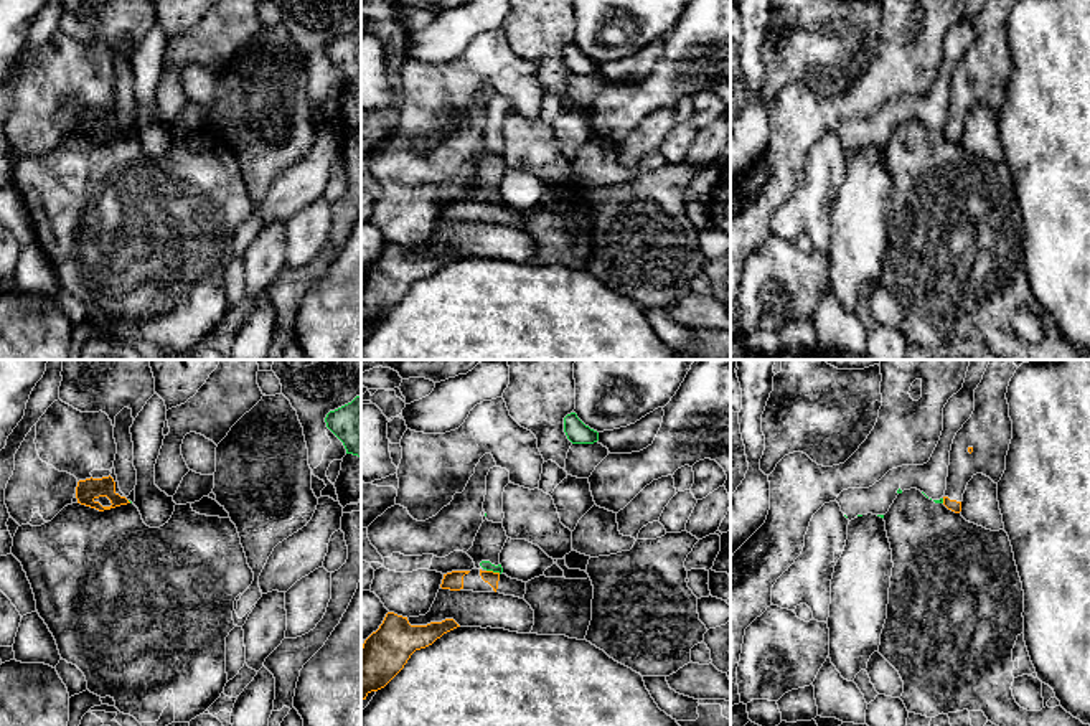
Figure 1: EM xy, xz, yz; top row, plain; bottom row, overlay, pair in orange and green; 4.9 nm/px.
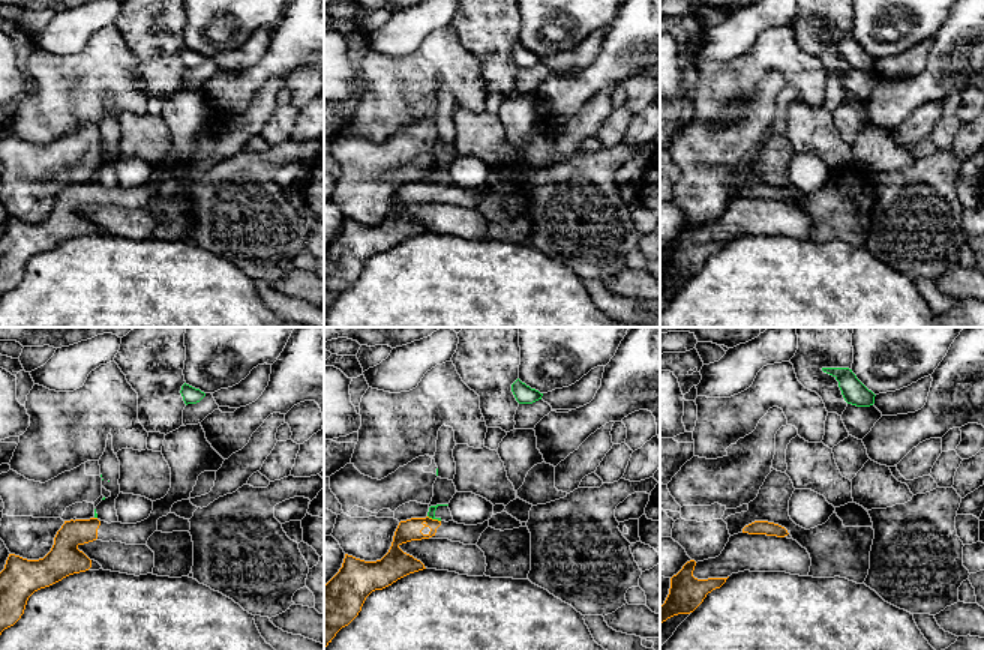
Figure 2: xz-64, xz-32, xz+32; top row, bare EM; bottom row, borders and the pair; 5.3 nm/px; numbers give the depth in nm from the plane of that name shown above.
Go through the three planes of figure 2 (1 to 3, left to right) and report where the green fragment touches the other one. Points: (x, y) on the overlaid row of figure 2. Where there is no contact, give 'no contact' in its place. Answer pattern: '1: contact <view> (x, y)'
1: no contact
2: contact xz-32 (434, 520)
3: no contact

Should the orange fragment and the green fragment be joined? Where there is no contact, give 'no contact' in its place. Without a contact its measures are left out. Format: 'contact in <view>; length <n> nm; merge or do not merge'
contact in xz; length 70 nm; do not merge

